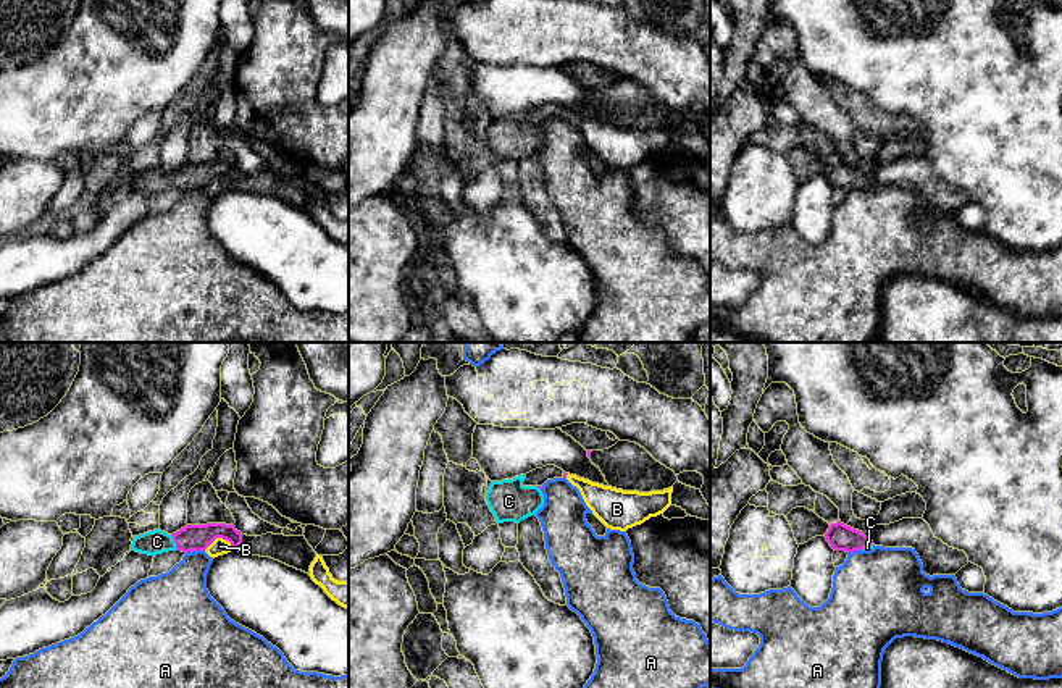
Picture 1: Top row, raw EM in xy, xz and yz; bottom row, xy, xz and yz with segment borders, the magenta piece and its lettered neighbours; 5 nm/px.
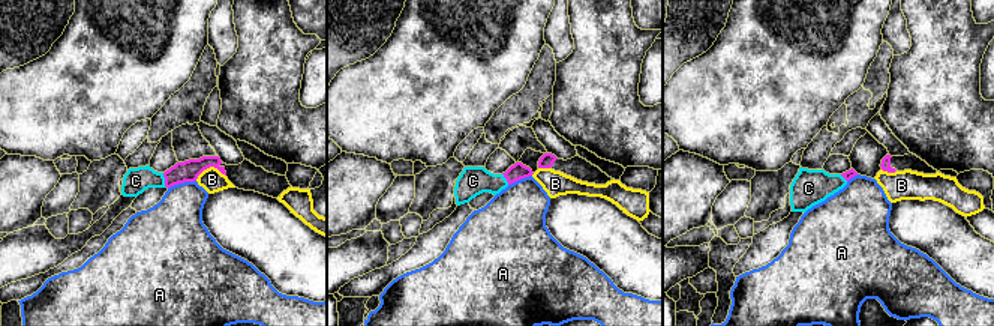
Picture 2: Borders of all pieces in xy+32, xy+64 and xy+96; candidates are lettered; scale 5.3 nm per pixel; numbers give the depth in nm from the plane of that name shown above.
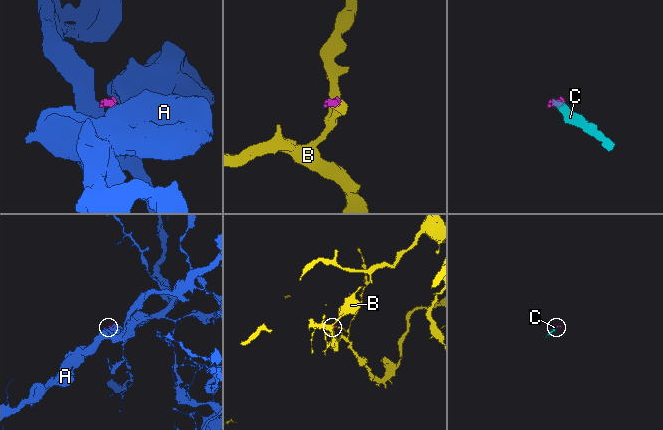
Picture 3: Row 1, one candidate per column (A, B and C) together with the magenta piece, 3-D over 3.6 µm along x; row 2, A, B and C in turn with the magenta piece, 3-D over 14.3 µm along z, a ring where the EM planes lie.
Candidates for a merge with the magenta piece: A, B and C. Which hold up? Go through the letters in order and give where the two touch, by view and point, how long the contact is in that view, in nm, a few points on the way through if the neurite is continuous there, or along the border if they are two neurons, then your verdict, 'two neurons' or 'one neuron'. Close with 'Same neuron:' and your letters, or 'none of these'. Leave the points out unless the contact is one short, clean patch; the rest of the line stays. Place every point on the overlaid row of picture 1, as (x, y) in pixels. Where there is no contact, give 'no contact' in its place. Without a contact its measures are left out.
A: meets magenta in xy at (194, 549); contact 100 nm long; border along xy (204, 549), (186, 553); two neurons
B: meets magenta in xy at (218, 536); contact 150 nm long; border along xy (233, 548), (228, 541), (215, 538), (204, 549); two neurons
C: meets magenta in xy at (175, 541); contact 90 nm long; runs through xy (191, 538), (175, 541), (157, 541); one neuron
Same neuron: C

